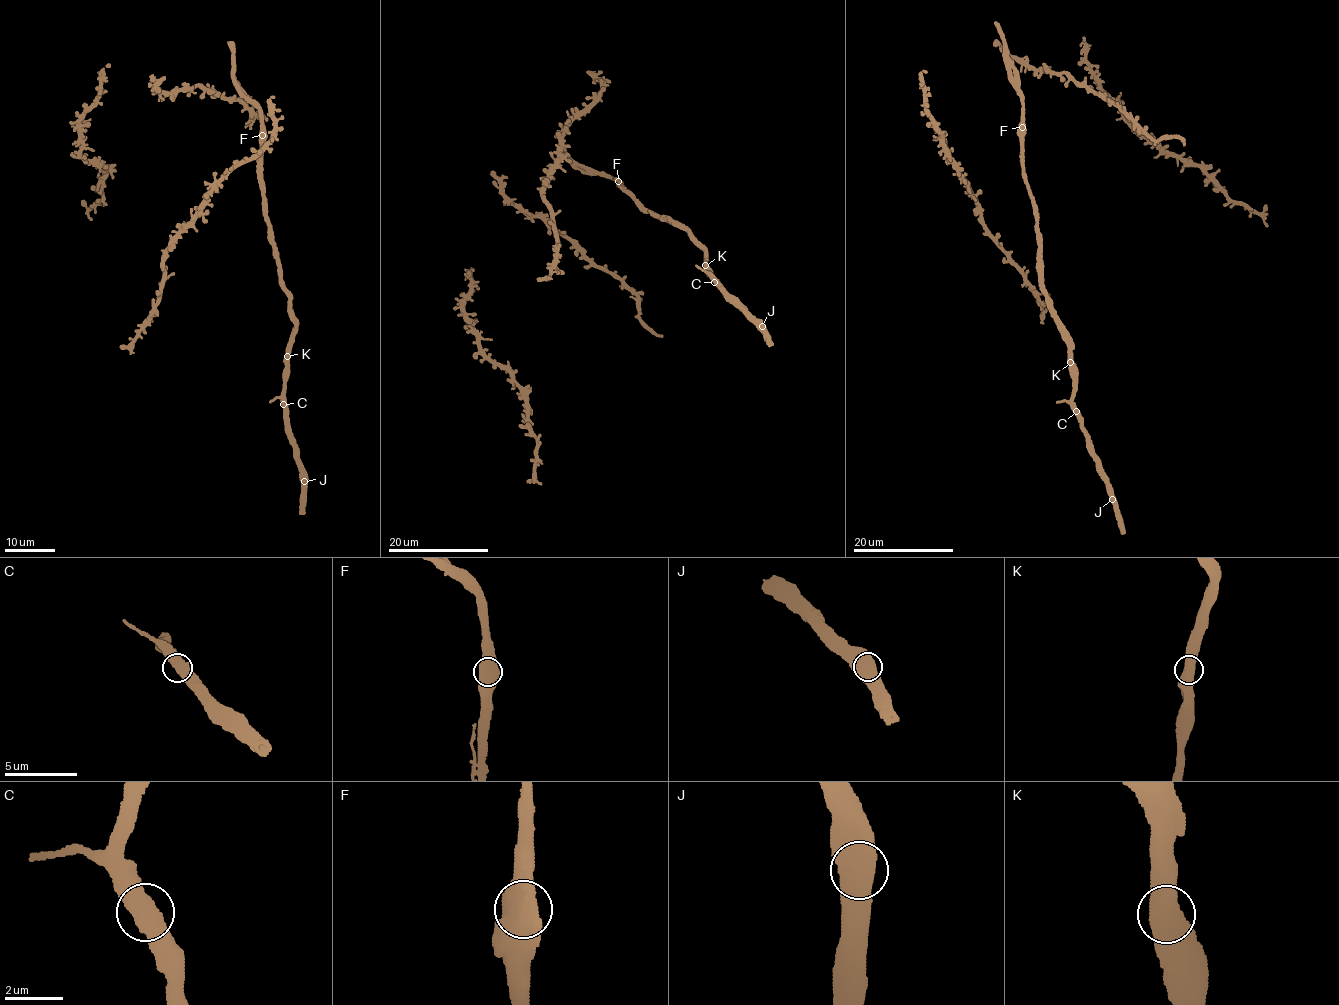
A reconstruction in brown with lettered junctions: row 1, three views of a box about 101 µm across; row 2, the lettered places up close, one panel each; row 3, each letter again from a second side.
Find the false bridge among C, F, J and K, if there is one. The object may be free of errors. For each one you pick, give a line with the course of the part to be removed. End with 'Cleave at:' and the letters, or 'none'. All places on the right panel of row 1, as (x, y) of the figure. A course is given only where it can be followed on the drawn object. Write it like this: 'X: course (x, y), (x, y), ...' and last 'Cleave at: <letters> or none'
Cleave at: none

